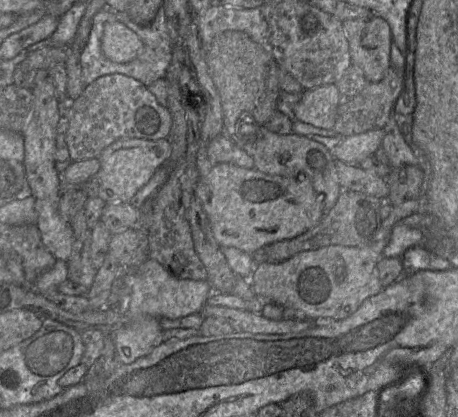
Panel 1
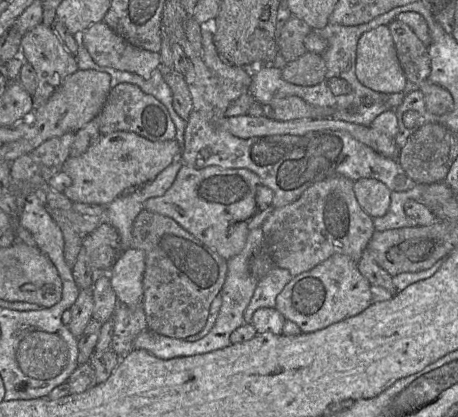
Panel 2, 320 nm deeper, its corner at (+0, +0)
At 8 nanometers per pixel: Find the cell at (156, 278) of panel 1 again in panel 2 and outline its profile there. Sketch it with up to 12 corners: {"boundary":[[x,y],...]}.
{"boundary":[[129,248],[109,270],[119,303],[142,306],[142,250]]}

